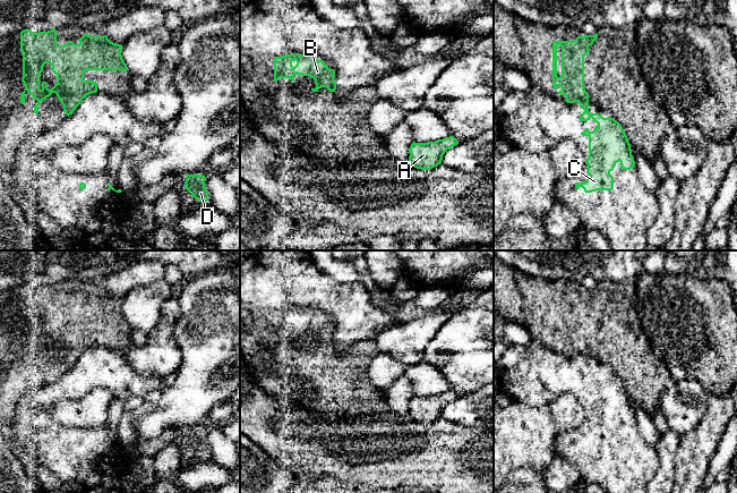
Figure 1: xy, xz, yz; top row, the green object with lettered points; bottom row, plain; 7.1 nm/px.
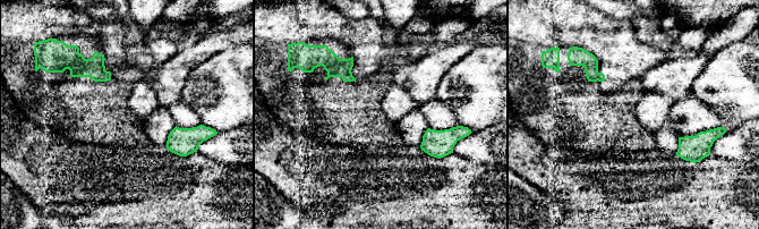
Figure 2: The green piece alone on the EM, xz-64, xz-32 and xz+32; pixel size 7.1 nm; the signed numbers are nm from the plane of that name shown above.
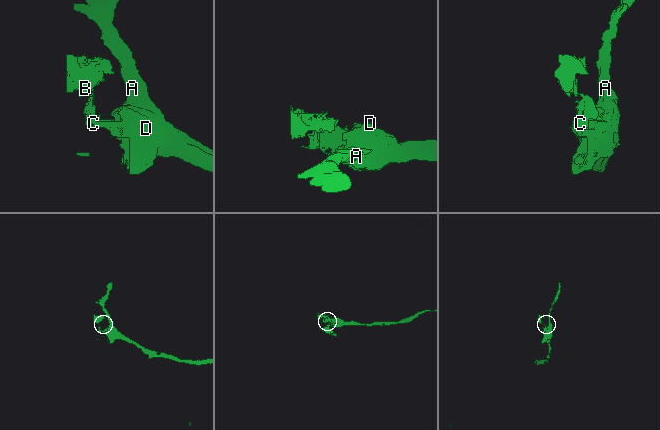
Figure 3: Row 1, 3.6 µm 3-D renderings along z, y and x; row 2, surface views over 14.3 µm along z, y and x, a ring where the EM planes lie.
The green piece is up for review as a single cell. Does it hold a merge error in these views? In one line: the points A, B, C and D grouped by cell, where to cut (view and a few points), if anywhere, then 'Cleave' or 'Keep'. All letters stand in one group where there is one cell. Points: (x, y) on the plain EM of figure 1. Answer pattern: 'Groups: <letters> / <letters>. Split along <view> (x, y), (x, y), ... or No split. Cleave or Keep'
Groups: A C D / B. Split along yz (579, 355), (586, 357). Cleave

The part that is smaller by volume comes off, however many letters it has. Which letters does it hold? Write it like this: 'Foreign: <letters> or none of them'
Foreign: B

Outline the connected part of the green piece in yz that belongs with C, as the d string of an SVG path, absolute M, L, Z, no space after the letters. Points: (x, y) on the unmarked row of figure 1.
M579 356L584 364L580 368L581 375L593 373L598 380L590 385L585 382L581 389L589 391L588 431L584 436L575 436L575 442L582 441L585 447L597 444L612 444L614 431L610 426L617 416L622 424L631 424L635 419L631 398L622 381L614 372L603 372L599 367L590 367L586 356Z

